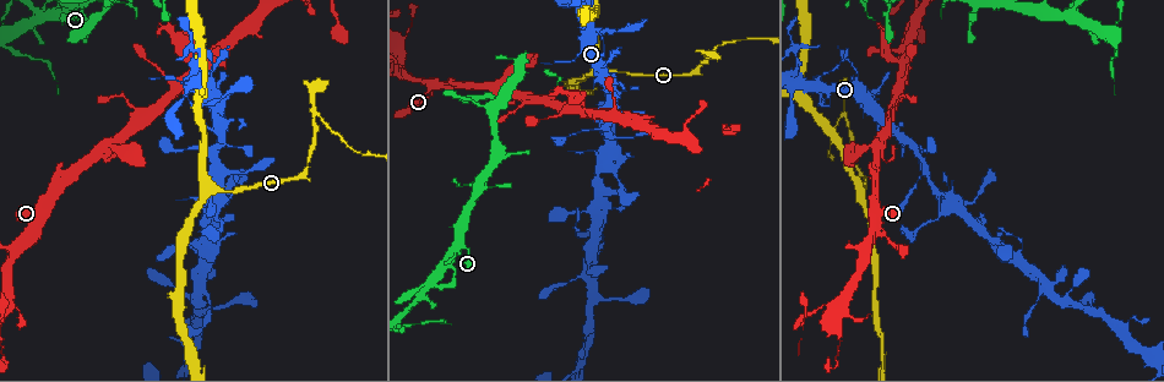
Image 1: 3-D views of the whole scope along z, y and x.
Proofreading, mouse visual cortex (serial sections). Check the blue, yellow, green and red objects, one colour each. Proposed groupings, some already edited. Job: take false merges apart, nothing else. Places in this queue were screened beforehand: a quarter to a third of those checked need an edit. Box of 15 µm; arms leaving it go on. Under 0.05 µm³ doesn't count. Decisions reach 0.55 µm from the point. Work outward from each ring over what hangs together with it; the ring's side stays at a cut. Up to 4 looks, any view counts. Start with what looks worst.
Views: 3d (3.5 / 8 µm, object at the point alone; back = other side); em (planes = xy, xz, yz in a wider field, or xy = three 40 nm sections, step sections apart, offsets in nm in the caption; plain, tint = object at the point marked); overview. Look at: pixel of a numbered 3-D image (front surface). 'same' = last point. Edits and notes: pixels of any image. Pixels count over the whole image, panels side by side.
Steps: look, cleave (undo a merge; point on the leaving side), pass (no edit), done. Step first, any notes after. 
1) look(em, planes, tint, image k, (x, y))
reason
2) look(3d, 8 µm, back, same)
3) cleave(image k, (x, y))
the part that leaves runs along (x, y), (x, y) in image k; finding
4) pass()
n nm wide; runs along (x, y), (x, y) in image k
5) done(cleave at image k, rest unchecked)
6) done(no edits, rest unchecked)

look(3d, 3.5 µm, back, image 1, (974, 8))
calibre changes

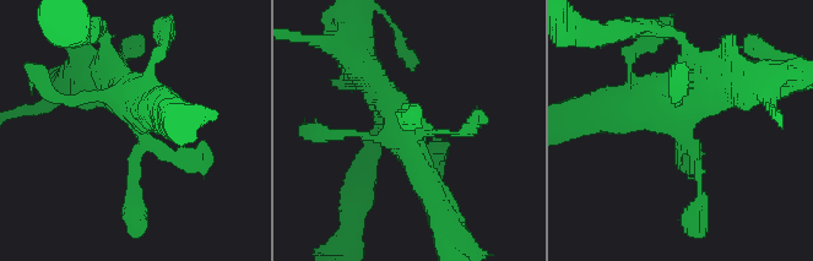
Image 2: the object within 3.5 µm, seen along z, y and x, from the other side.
look(em, xy, step 5, tint, image 2, (420, 130))
now the EM

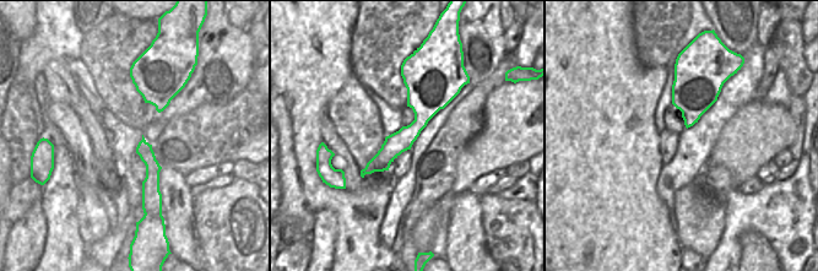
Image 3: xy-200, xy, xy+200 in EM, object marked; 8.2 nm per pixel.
pass()
runs along (152, 109), (137, 102), (137, 211) in image 2; all the same cell

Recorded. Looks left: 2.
look(3d, 3.5 µm, back, image 1, (843, 112))
abrupt turn

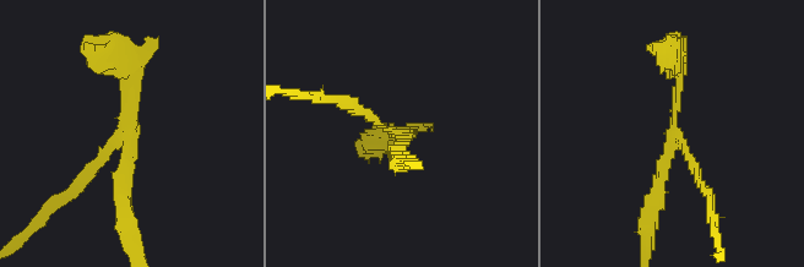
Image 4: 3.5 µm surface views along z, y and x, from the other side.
cleave(image 4, (88, 176))
the part that leaves runs along (110, 142), (92, 172), (32, 228) in image 4; two cells meet here

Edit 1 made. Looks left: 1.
done(cleave at image 4, rest unchecked)

